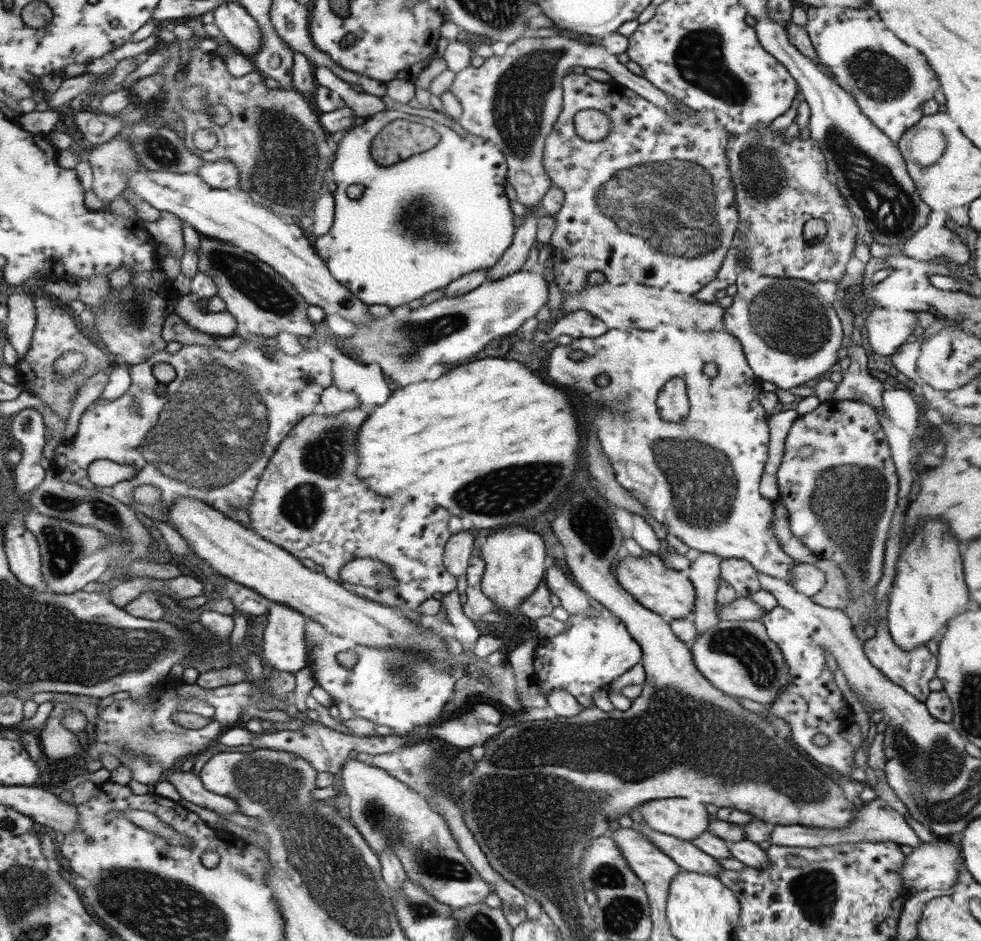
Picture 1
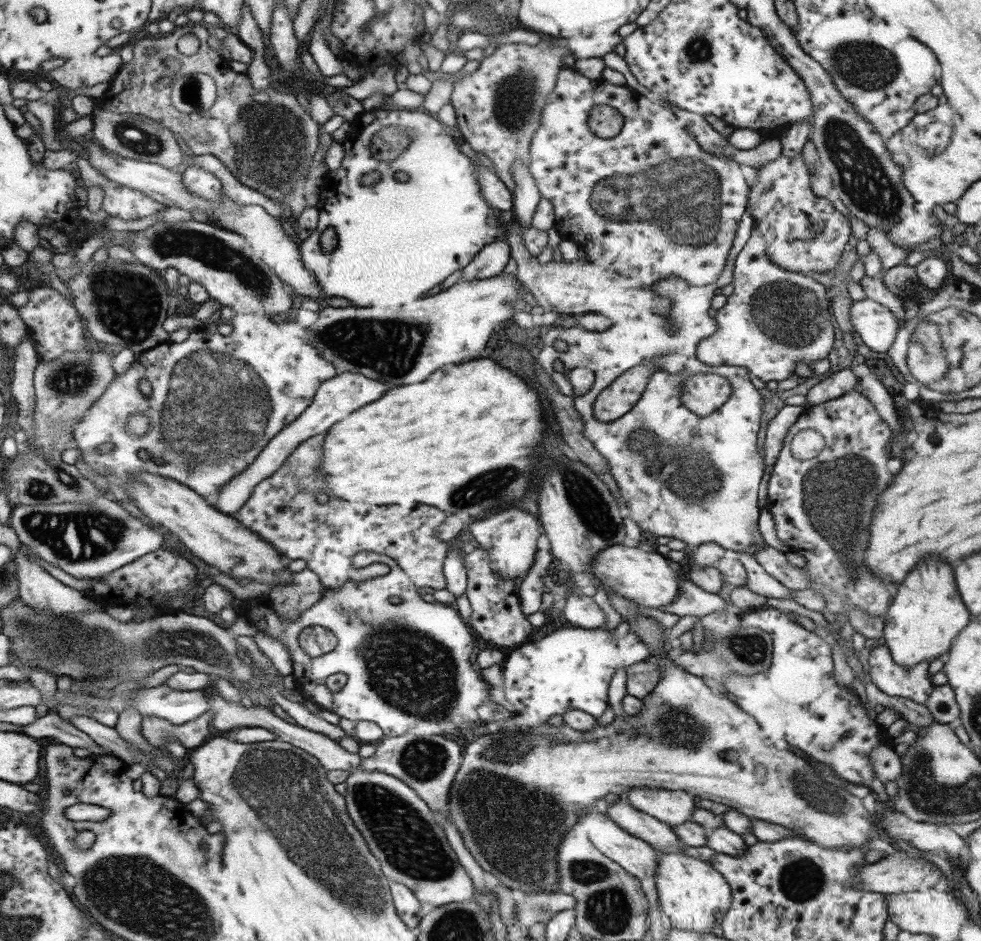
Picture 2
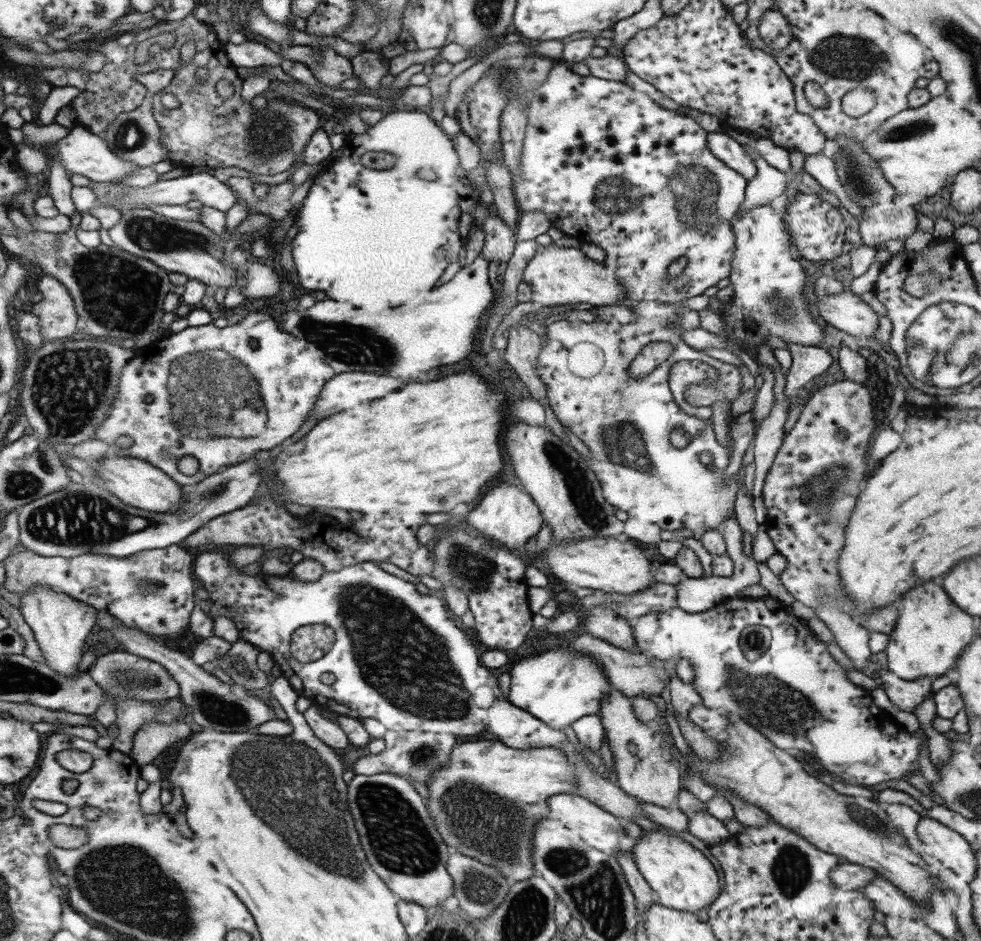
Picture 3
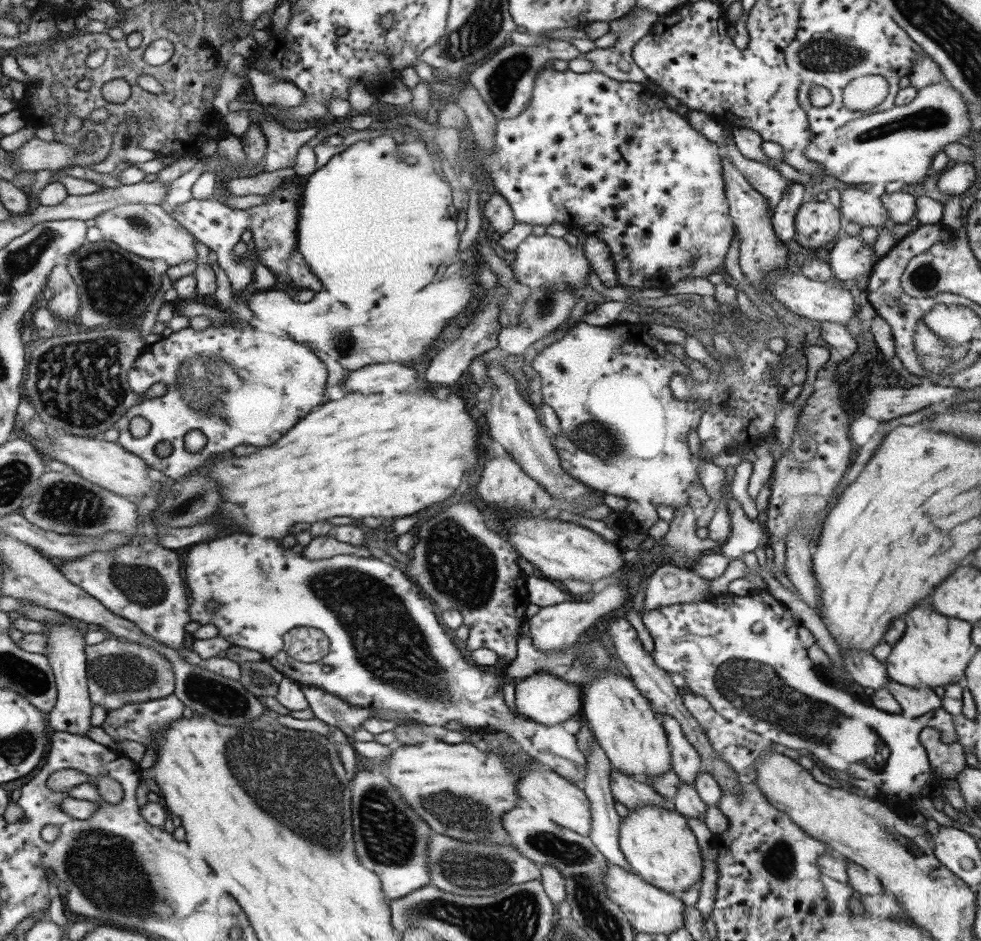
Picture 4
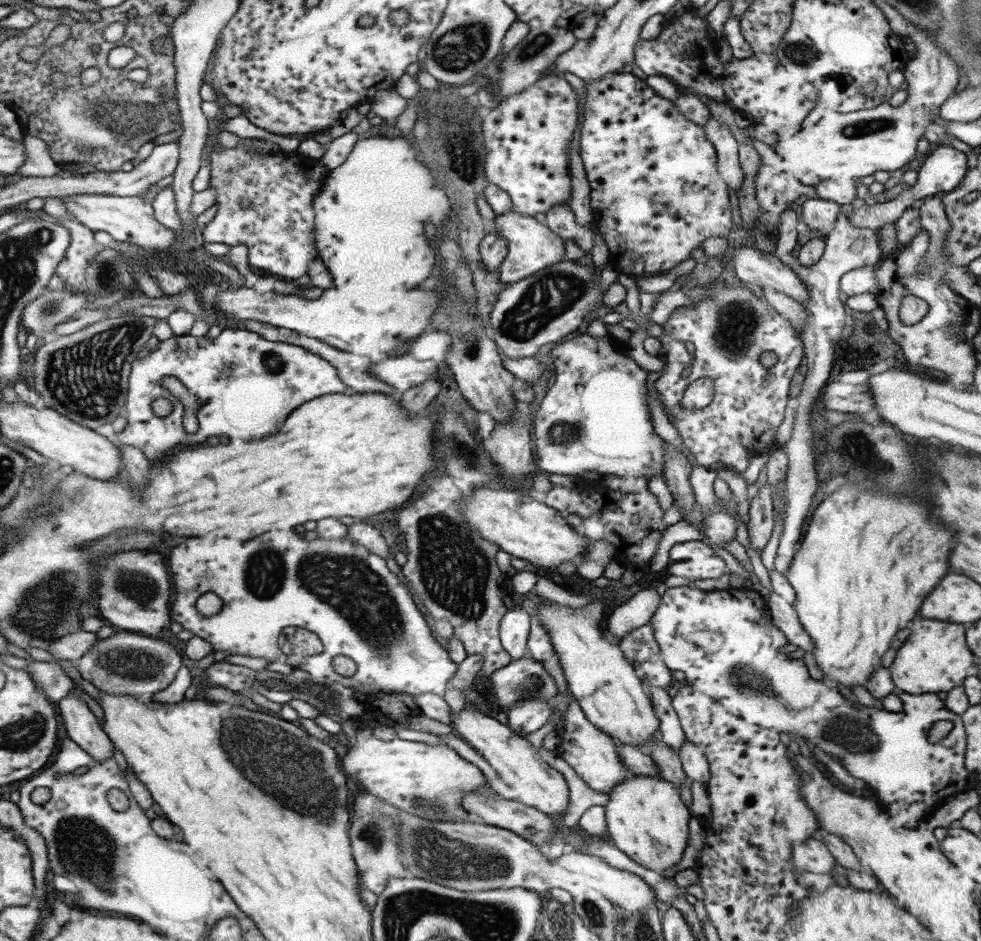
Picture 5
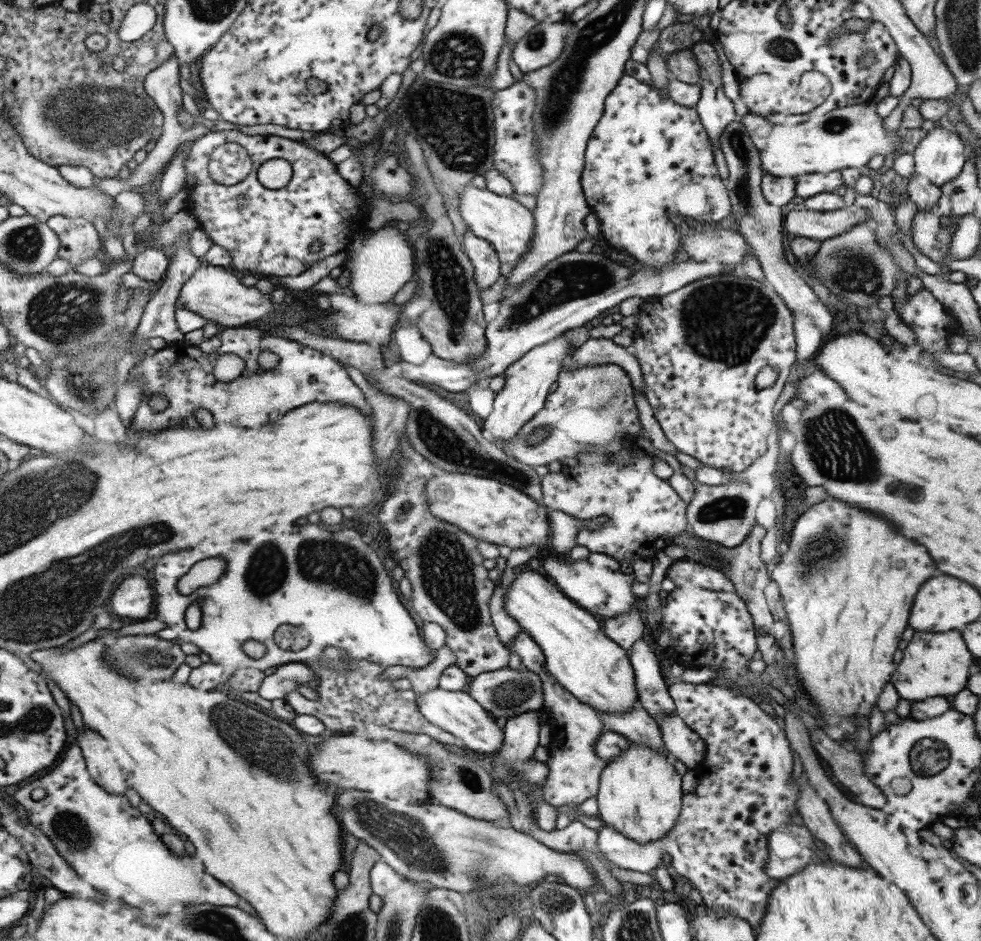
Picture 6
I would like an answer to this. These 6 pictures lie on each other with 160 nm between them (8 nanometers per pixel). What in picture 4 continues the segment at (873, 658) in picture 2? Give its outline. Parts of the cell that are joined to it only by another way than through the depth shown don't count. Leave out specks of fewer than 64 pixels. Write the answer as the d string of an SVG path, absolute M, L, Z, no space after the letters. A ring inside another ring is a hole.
M889 680L884 688L899 704L900 713L906 717L919 717L940 706L940 699L929 687L910 688Z

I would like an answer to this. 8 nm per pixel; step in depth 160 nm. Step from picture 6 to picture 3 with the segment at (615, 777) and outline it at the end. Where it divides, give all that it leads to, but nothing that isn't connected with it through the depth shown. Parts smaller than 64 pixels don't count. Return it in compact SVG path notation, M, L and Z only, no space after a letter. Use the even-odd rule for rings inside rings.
M644 831L642 836L634 841L632 846L632 859L637 870L642 874L646 883L651 887L655 894L655 900L661 906L667 908L694 913L700 909L712 904L719 894L719 883L717 883L717 873L713 869L713 865L701 851L695 849L691 844L687 843L679 837L667 834L666 831Z

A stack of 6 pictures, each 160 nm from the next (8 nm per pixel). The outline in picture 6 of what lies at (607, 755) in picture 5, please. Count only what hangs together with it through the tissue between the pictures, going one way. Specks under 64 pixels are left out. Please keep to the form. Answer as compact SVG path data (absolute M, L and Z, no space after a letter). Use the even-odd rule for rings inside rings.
M519 631L513 640L506 644L506 649L519 657L522 667L539 677L543 691L542 707L550 712L551 728L555 728L555 734L551 731L551 739L546 746L548 756L545 763L548 766L548 775L542 784L542 799L550 806L559 807L567 804L579 805L587 798L596 796L599 773L607 764L607 761L599 758L593 750L596 738L603 734L599 714L588 704L573 698L546 672L545 656L526 632Z

